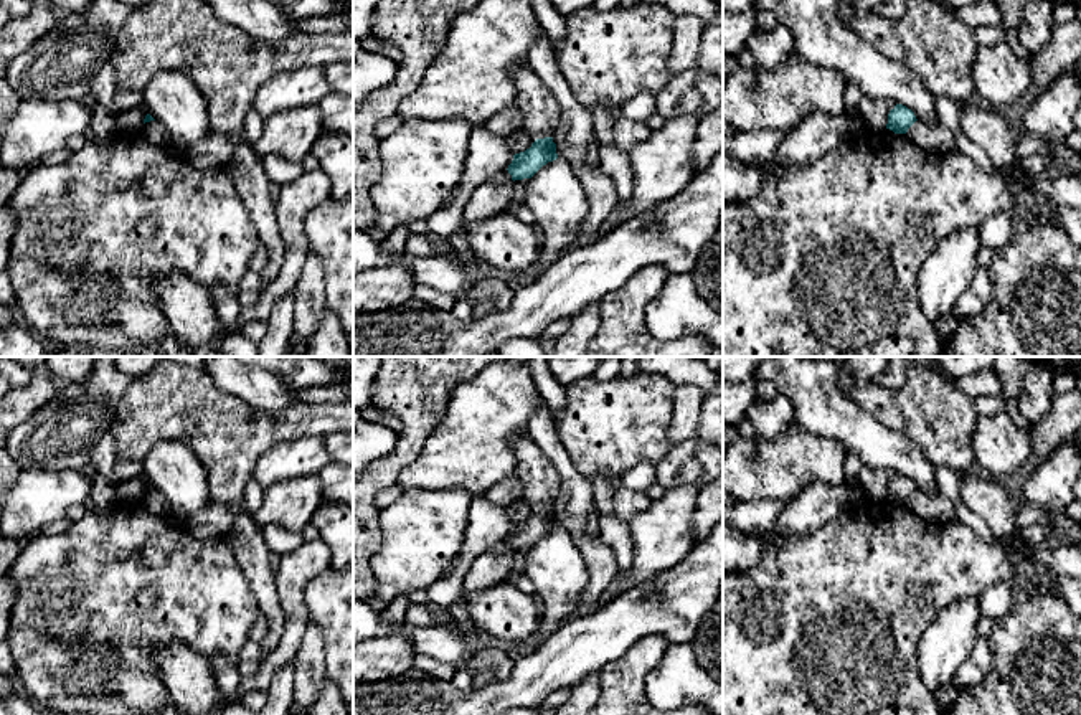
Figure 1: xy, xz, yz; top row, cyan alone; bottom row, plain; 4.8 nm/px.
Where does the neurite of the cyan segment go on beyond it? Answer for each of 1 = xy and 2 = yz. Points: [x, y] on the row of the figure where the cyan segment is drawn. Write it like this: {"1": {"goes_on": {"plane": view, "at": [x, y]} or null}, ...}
{"1": {"goes_on": null}, "2": {"goes_on": null}}

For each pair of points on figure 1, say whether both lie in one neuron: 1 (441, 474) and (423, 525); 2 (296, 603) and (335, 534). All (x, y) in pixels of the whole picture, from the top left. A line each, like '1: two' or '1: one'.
1: two
2: two

